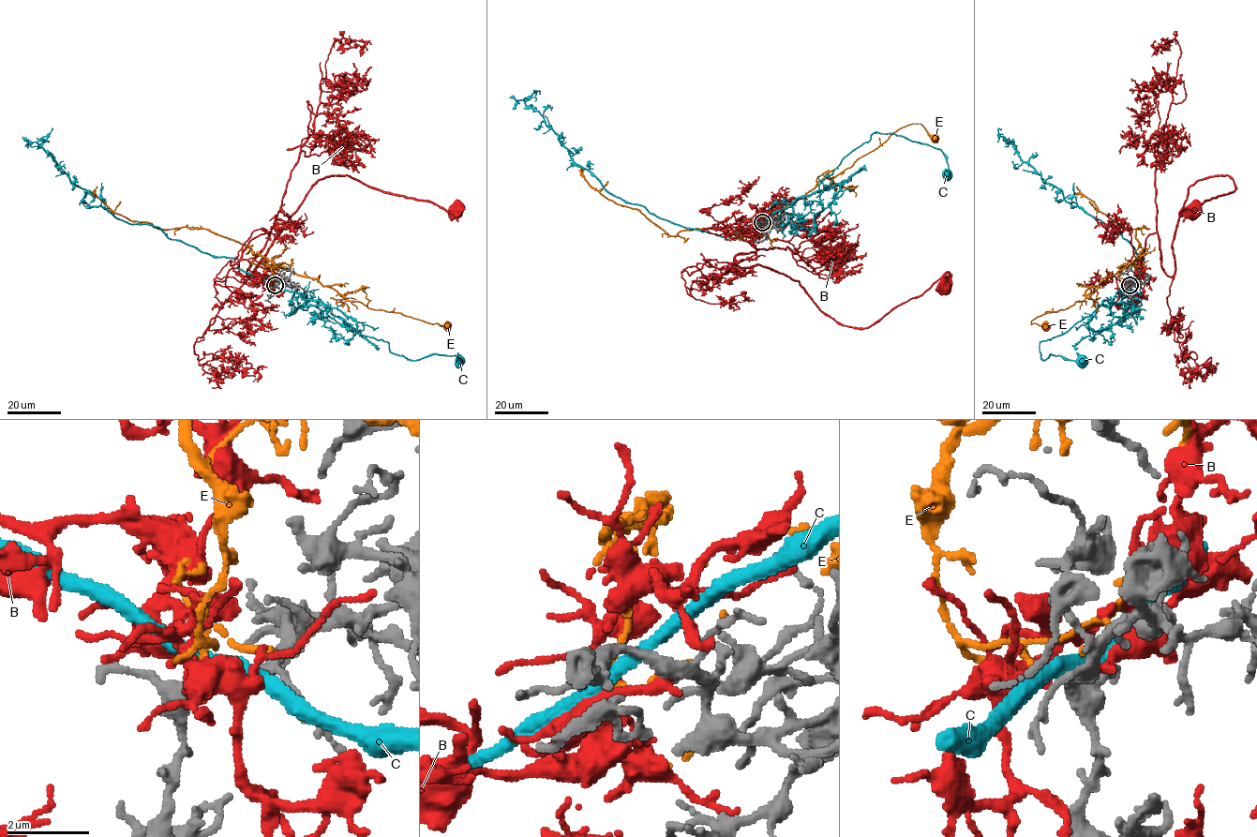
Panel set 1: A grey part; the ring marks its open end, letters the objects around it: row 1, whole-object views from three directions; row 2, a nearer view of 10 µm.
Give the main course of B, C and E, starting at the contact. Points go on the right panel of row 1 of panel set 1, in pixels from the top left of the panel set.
B: (1130, 285), (1156, 232), (1174, 274), (1189, 187), (1219, 175), (1234, 183), (1195, 208)
C: (1128, 285), (1113, 299), (1104, 300), (1065, 333), (1039, 343), (1043, 360), (1051, 354), (1082, 362)
E: (1130, 284), (1120, 282), (1121, 266), (1113, 276), (1091, 286), (1082, 301), (1044, 313), (1030, 323), (1044, 326)

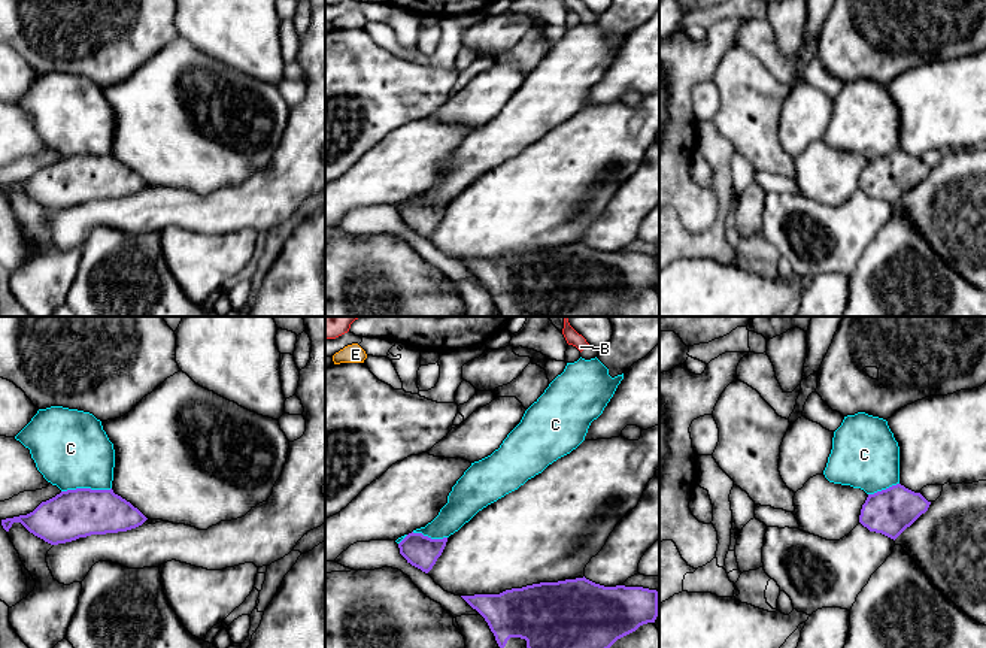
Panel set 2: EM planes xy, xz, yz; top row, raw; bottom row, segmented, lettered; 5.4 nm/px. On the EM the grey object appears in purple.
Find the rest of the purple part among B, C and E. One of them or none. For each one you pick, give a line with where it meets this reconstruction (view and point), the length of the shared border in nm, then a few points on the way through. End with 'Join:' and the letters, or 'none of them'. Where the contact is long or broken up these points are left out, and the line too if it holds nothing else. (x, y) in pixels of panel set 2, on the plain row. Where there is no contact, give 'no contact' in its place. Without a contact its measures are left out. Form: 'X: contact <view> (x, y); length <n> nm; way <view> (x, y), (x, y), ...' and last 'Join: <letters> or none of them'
B: no contact
Join: B

